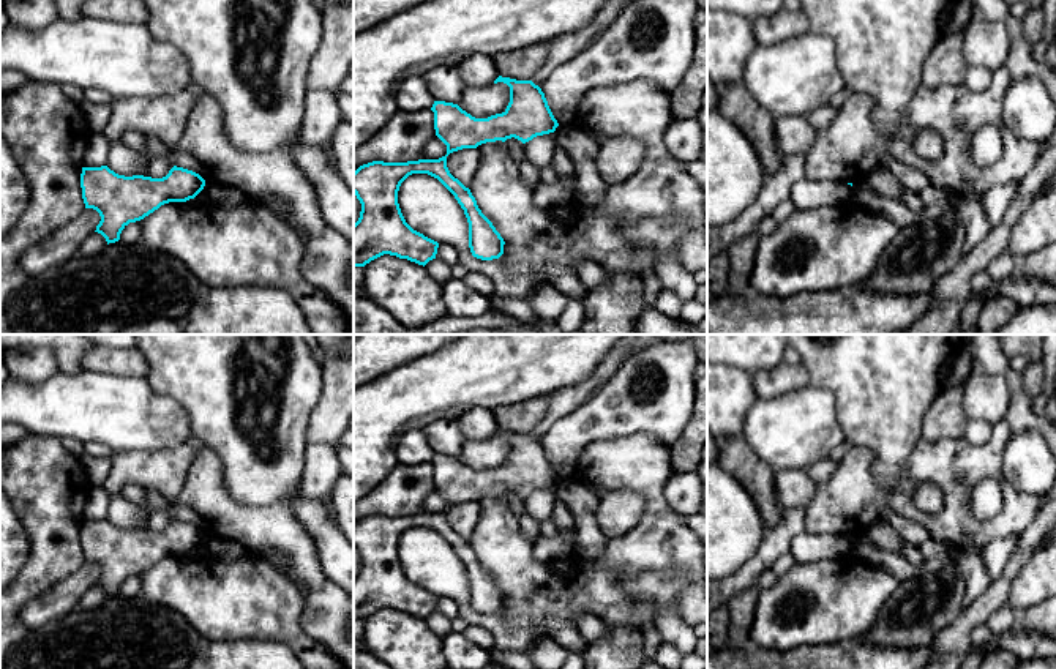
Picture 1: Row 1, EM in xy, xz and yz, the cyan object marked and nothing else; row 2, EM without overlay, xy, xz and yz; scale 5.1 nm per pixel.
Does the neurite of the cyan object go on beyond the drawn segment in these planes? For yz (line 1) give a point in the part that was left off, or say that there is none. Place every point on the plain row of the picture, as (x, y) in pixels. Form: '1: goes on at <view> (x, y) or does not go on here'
1: does not go on here

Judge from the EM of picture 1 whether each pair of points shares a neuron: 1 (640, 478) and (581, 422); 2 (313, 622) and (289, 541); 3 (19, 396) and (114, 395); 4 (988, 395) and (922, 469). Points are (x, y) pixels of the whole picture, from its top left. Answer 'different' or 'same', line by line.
1: different
2: same
3: same
4: different

